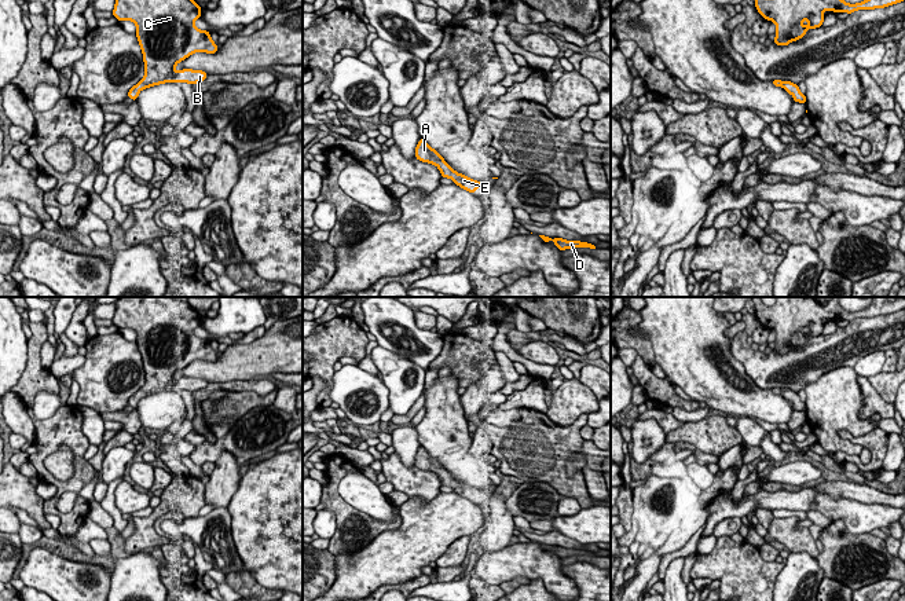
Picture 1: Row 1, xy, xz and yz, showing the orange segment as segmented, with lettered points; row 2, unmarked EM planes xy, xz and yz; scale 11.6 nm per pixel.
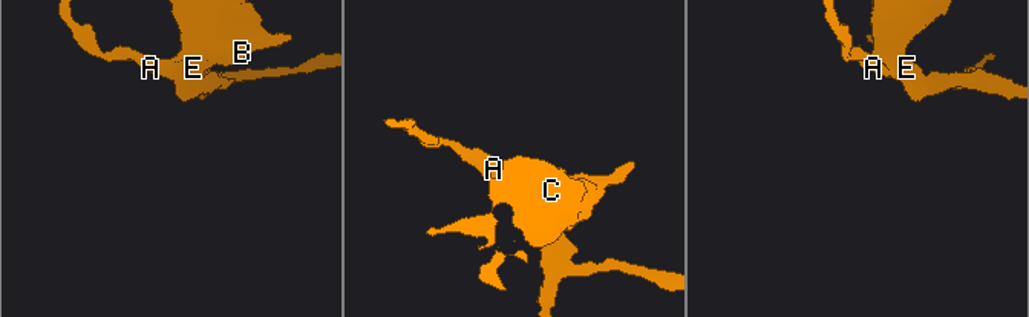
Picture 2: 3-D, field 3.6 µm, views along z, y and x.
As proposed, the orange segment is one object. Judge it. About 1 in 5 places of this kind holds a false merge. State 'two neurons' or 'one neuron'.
one neuron

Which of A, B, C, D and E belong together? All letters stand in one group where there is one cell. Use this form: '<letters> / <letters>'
A B C D E

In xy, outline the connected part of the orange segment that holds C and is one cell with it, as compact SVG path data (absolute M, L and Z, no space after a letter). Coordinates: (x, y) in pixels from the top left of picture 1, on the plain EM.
M120 297L116 303L113 325L118 329L132 329L136 333L136 344L143 360L144 385L129 397L128 406L133 410L142 397L164 391L195 392L206 388L202 378L183 377L176 380L179 370L194 360L216 362L217 353L210 341L194 334L201 325L201 315L187 303L173 297Z

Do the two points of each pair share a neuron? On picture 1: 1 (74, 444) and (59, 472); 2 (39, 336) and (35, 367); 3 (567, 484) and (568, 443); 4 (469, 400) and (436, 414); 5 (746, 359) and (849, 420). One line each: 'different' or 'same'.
1: different
2: same
3: same
4: different
5: different

